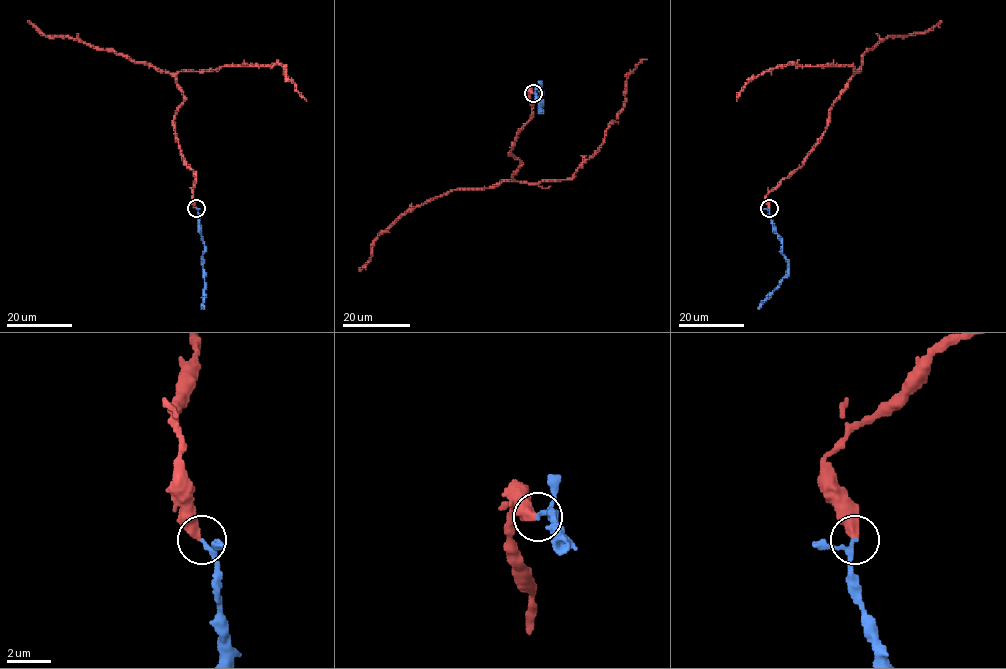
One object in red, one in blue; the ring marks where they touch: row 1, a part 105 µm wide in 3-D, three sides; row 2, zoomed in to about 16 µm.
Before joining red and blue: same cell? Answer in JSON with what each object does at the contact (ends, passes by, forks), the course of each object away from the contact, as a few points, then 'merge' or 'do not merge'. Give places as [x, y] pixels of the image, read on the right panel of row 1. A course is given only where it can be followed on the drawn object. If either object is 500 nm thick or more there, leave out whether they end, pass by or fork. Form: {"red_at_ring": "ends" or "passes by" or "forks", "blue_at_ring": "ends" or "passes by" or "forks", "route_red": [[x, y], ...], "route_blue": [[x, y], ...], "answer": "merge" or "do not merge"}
{"red_at_ring": "ends", "blue_at_ring": "passes by", "route_red": [[770, 208], [765, 196], [802, 165], [857, 71], [848, 64], [785, 64], [752, 77], [736, 100]], "route_blue": [[770, 208], [769, 217], [782, 245], [788, 271], [758, 308]], "answer": "merge"}

